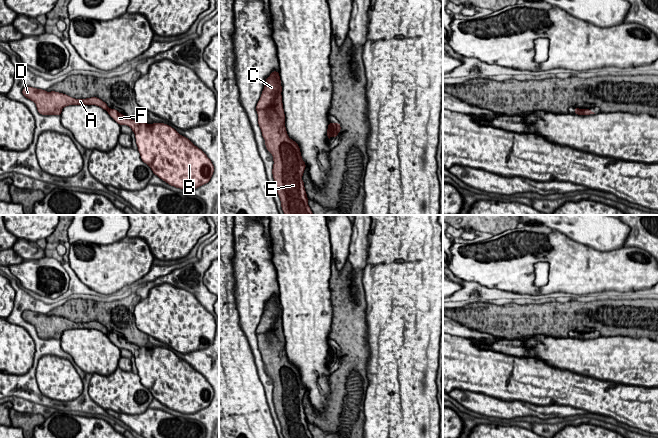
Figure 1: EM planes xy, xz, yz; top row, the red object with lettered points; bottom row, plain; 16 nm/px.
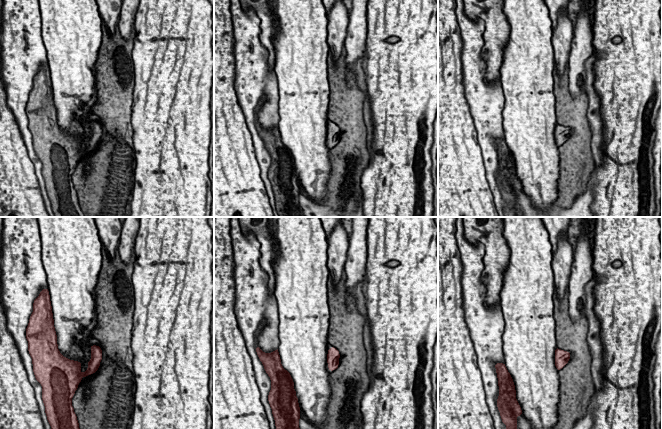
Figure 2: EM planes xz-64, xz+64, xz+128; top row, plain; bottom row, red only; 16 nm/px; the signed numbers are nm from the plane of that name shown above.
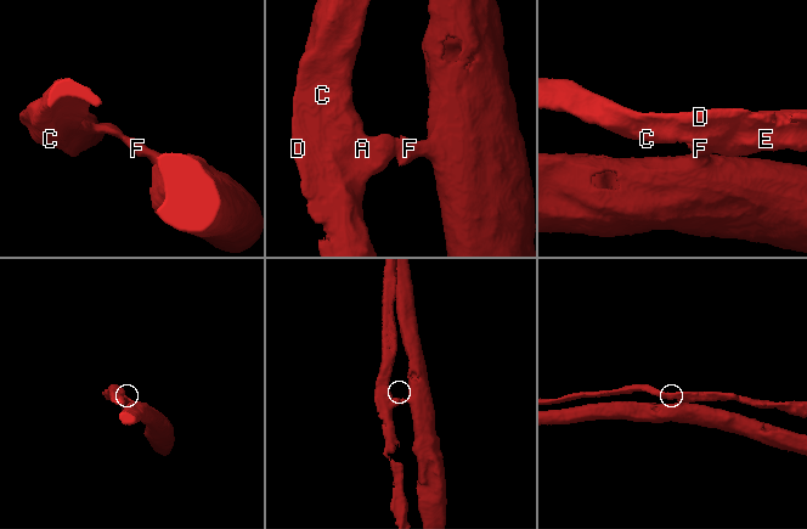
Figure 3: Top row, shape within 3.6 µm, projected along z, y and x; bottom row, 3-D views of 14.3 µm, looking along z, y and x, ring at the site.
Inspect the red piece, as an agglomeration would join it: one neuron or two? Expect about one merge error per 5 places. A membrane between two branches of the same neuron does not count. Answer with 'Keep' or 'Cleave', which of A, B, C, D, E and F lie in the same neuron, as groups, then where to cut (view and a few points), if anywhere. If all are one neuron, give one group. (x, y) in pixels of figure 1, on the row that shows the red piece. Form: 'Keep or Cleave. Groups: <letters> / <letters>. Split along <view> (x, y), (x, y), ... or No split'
Cleave. Groups: A C D E / B F. Split along xz (330, 123), (331, 136)

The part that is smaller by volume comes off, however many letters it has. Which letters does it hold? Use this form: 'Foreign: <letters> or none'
Foreign: A, C, D, E

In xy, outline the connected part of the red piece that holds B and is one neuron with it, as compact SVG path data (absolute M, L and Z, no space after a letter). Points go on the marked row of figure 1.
M112 108L107 112L135 133L141 159L154 175L182 190L196 189L210 181L214 172L211 160L174 128L164 123L140 123Z

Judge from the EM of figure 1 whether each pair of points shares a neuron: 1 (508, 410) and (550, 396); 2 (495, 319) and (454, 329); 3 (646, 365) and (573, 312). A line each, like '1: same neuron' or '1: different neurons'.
1: different neurons
2: different neurons
3: different neurons

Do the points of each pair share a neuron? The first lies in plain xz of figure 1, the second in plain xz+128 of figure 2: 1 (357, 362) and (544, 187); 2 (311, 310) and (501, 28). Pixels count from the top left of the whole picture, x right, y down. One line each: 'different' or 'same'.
1: different
2: different

